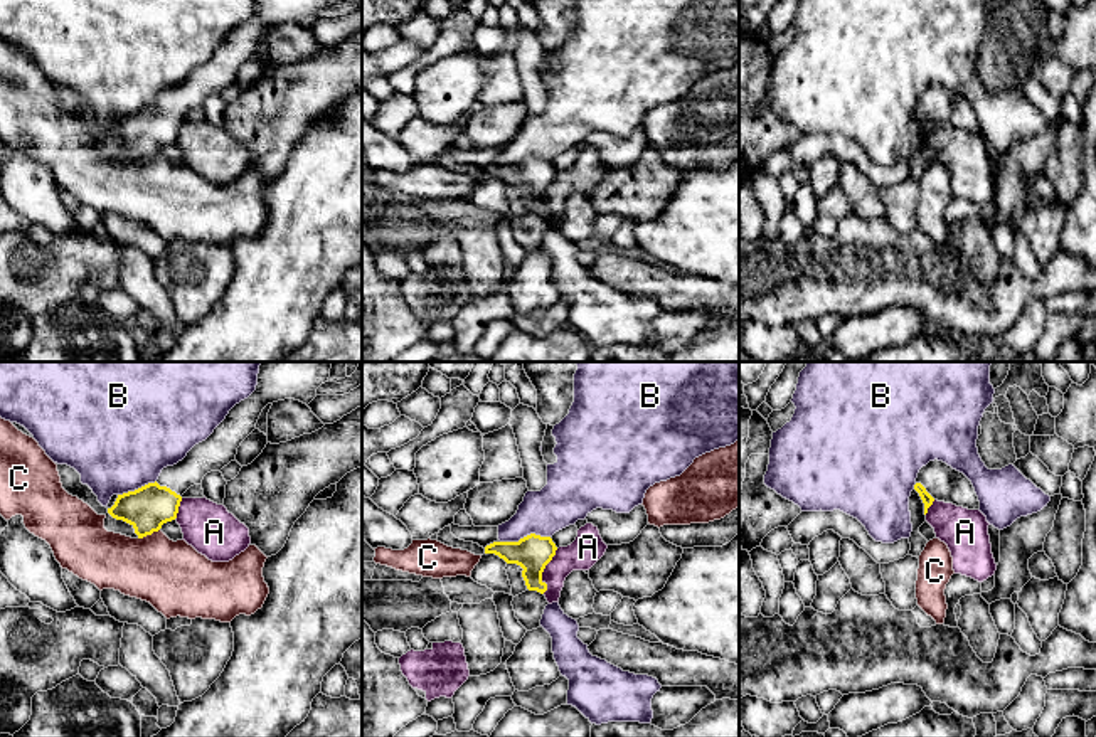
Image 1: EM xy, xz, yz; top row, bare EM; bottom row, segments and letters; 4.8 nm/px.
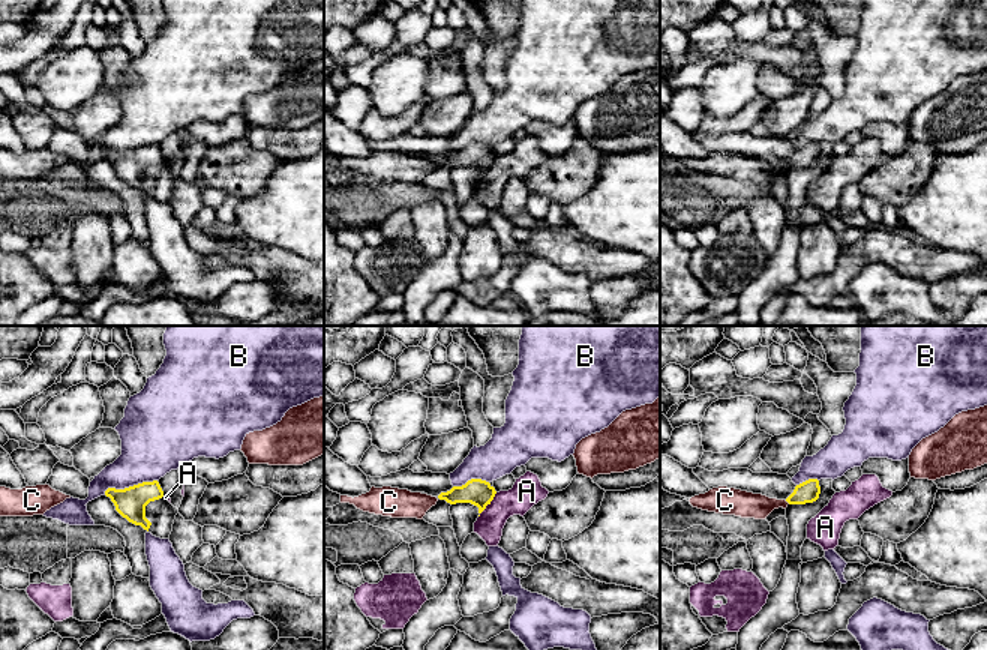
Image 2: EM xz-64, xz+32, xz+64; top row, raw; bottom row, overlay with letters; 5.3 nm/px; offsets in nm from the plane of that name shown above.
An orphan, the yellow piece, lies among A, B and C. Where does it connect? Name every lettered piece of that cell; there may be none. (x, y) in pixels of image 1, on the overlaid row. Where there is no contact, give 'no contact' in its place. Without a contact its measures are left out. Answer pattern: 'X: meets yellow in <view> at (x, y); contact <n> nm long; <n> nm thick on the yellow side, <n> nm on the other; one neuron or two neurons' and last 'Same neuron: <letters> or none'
A: meets yellow in xz at (542, 571); contact 220 nm long; 170 nm thick on the yellow side, 150 nm on the other; two neurons
B: meets yellow in xz at (524, 537); contact 240 nm long; 170 nm thick on the yellow side, 220 nm on the other; two neurons
C: meets yellow in xy at (148, 534); contact 120 nm long; 220 nm thick on the yellow side, 340 nm on the other; two neurons
Same neuron: none

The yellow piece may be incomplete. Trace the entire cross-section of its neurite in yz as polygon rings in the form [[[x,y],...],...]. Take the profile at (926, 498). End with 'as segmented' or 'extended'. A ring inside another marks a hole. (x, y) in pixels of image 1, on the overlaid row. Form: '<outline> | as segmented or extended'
[[[929,461],[918,473],[914,490],[924,503],[924,515],[934,500],[978,510],[980,501],[971,481],[943,461]]] | extended

